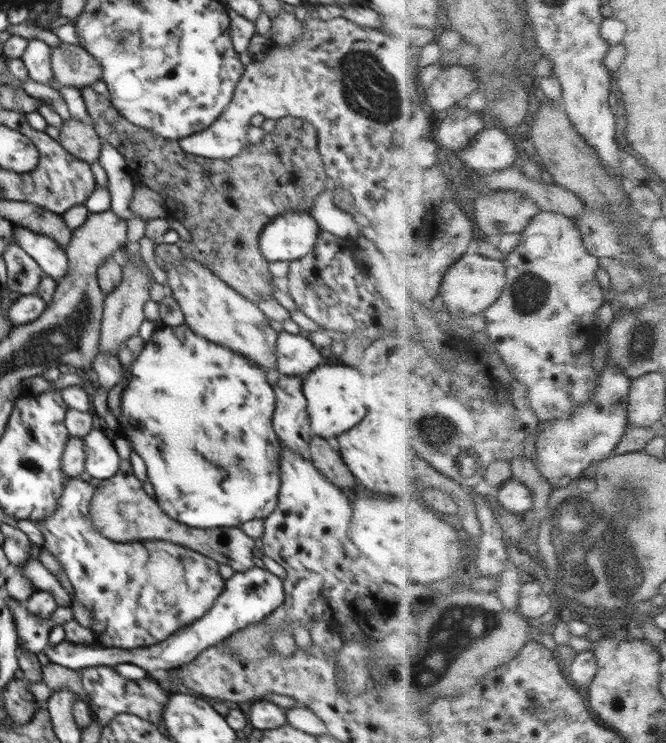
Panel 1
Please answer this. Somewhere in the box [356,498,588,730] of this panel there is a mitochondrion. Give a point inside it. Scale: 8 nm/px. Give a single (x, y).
(457, 629)

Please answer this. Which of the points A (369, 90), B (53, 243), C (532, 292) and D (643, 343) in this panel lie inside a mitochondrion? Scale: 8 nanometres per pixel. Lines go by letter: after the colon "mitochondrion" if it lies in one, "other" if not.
A: mitochondrion
B: other
C: mitochondrion
D: mitochondrion

